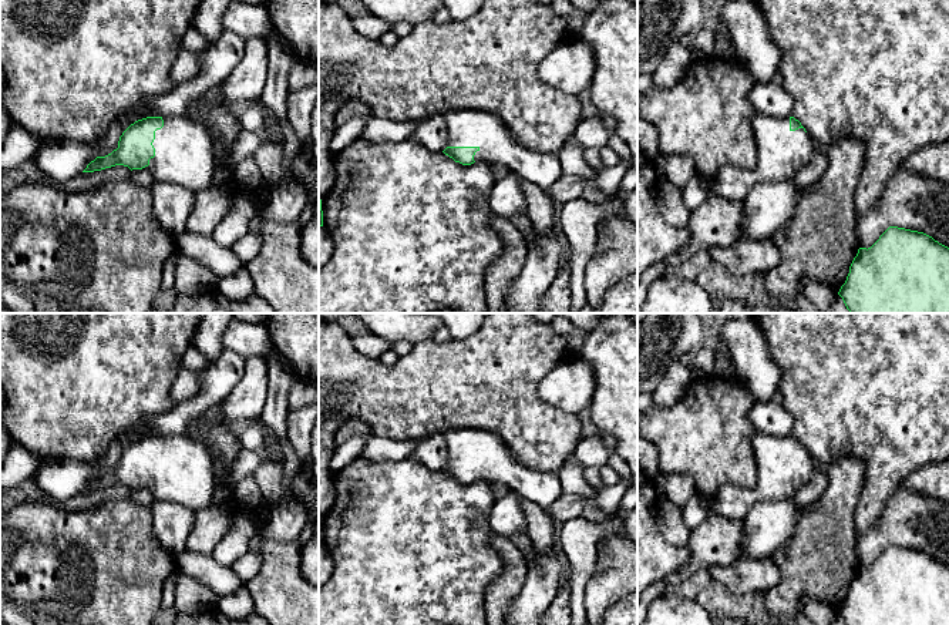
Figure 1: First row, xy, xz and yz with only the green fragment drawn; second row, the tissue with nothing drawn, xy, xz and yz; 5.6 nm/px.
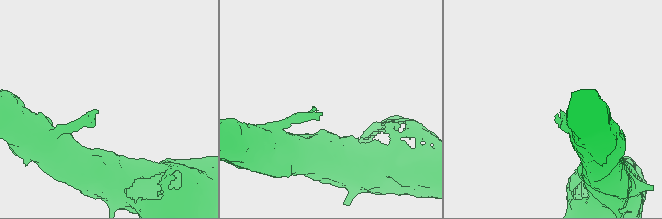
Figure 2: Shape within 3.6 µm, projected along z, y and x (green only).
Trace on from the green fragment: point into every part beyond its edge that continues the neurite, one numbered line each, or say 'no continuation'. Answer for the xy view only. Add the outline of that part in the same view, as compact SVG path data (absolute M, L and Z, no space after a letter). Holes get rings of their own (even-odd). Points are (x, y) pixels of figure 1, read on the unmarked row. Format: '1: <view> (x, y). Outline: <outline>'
1: xy (184, 467). Outline: M186 433L165 434L162 438L164 446L155 450L152 461L155 476L142 488L149 490L158 501L176 503L193 511L209 505L218 485L213 477L215 460L209 446L202 440L189 437Z

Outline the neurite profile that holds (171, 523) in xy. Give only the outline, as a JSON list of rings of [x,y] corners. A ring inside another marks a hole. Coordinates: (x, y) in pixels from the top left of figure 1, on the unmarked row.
[[[158,500],[149,507],[152,530],[159,544],[175,557],[179,555],[193,527],[195,511],[176,503]]]

